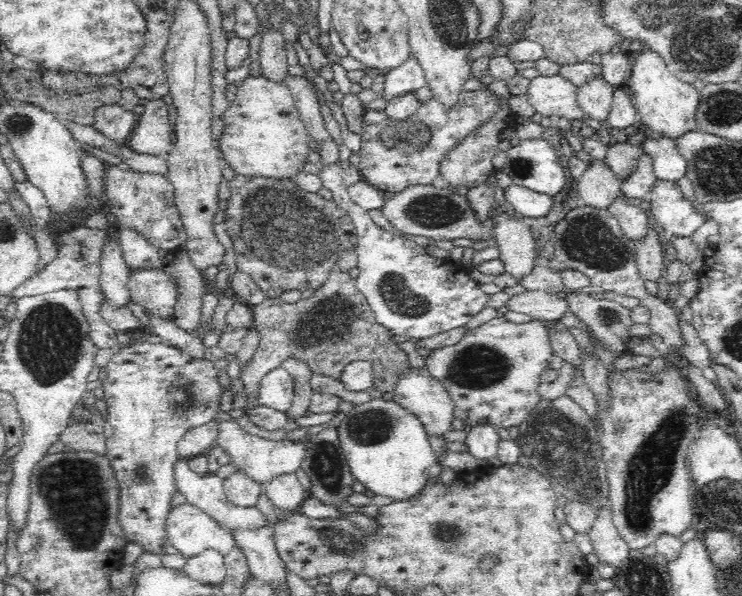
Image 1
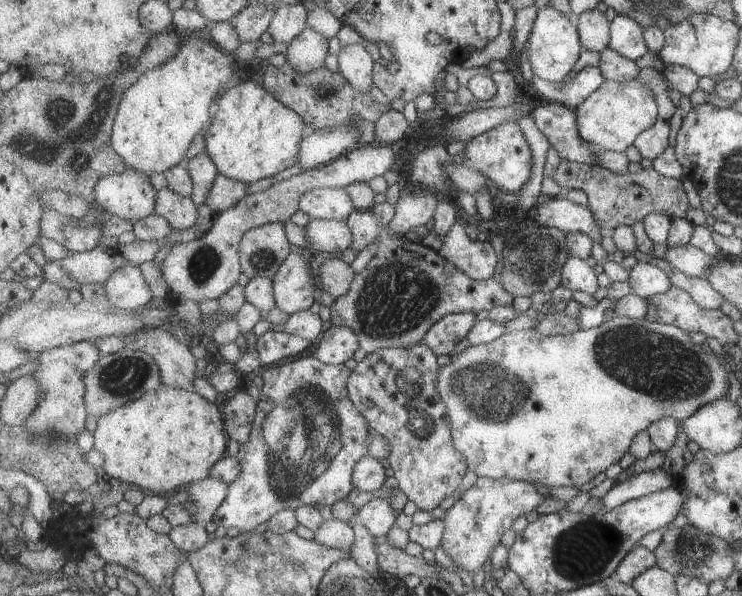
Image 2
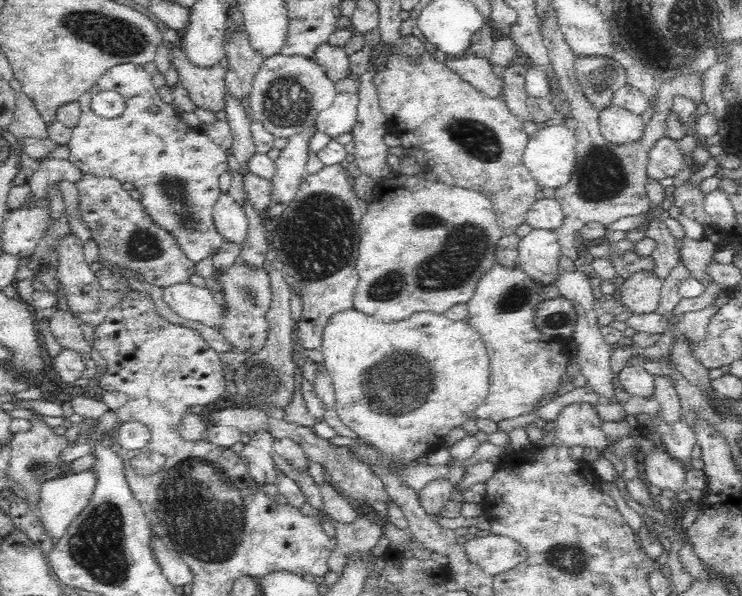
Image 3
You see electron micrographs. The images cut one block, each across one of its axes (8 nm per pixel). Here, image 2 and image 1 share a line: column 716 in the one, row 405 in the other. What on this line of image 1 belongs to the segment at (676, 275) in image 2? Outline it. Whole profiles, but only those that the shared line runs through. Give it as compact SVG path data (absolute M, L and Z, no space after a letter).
M294 359L285 361L281 368L286 370L288 375L292 377L293 397L290 406L285 410L285 415L287 420L290 420L290 425L293 425L309 409L313 391L310 387L312 371L306 365L302 365Z

